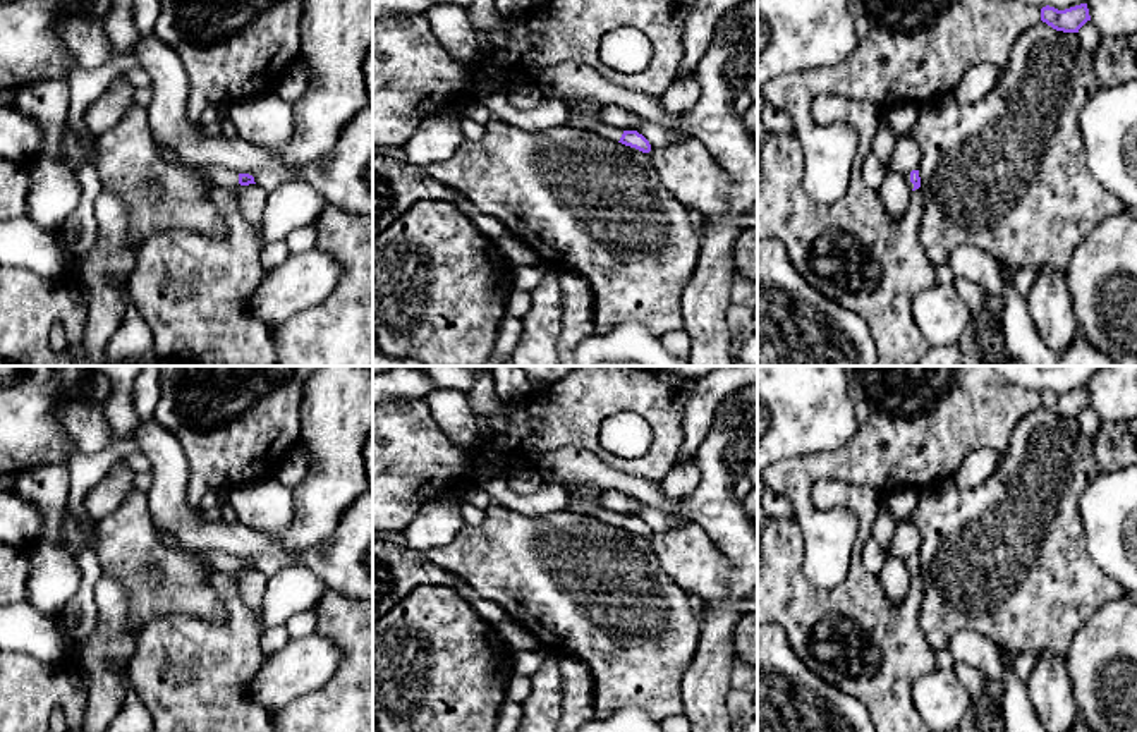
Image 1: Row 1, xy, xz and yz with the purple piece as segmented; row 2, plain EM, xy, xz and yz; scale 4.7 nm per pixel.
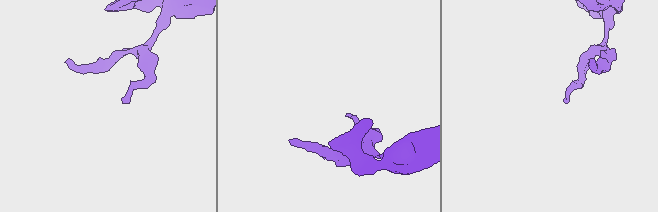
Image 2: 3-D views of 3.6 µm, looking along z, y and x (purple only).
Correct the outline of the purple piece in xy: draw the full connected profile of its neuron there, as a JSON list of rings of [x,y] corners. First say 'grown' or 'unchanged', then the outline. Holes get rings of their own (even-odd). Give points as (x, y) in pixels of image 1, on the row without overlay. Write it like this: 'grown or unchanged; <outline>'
grown; [[[194,550],[198,557],[203,557],[210,562],[215,570],[235,574],[240,570],[256,569],[254,562],[249,558],[237,558],[234,555],[216,552],[216,550]]]

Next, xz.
grown; [[[568,497],[565,509],[570,512],[575,512],[575,514],[593,515],[603,522],[608,522],[608,524],[622,528],[625,531],[635,533],[642,538],[651,536],[649,526],[637,515],[620,515],[617,512],[605,509],[603,505],[599,505],[594,500]]]

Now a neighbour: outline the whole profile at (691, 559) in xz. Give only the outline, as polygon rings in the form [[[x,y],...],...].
[[[699,524],[661,529],[648,540],[661,569],[687,596],[699,596],[706,603],[727,596],[730,560]]]

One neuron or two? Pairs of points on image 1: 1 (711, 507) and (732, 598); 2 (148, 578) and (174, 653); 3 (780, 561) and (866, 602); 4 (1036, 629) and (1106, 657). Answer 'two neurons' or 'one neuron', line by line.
1: one neuron
2: two neurons
3: one neuron
4: two neurons

